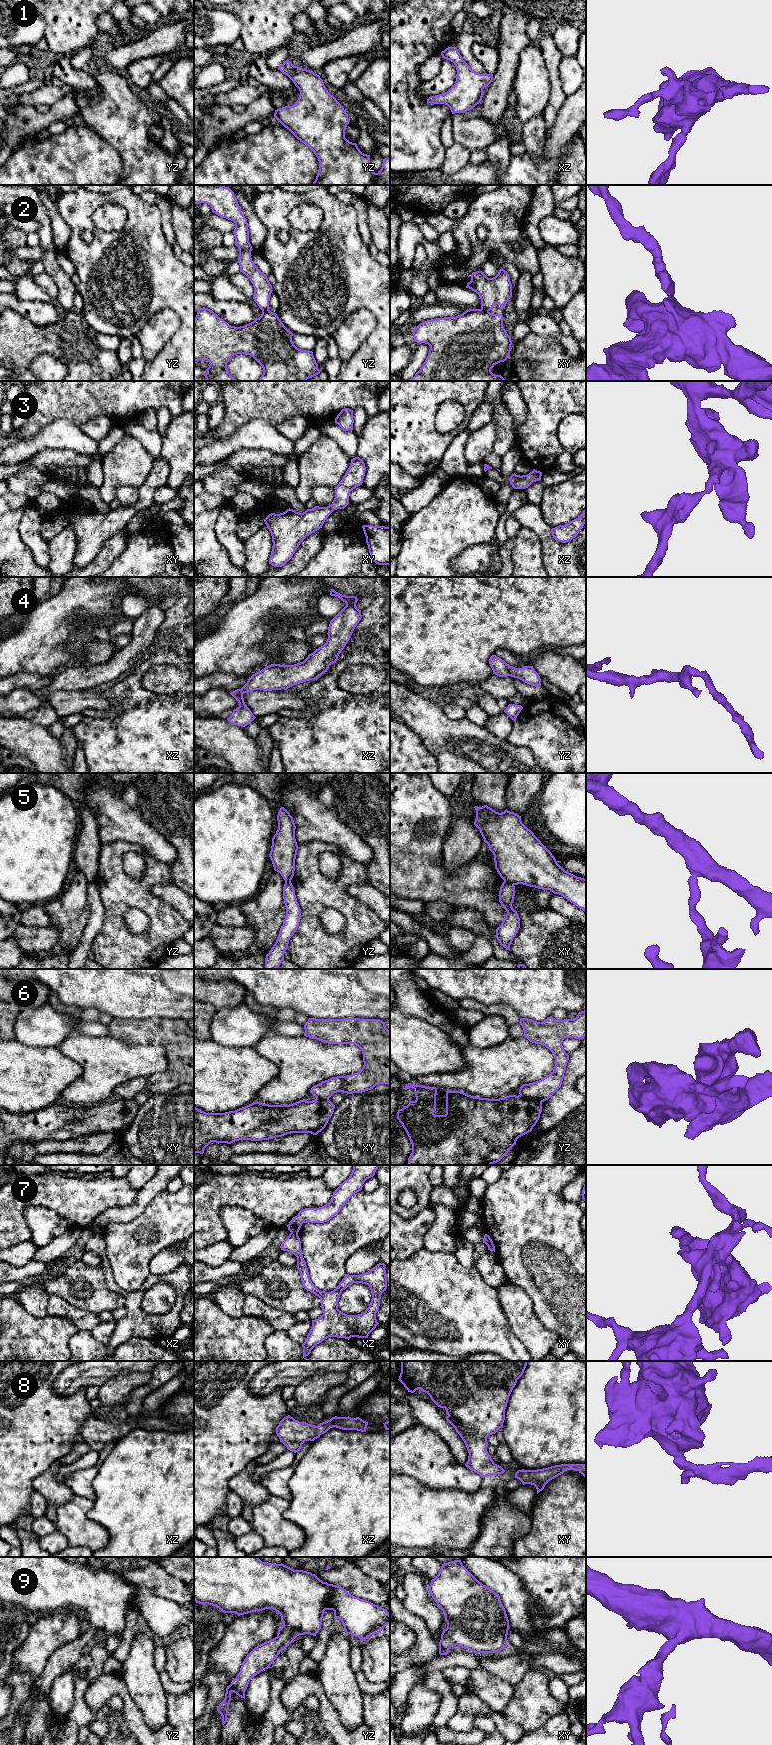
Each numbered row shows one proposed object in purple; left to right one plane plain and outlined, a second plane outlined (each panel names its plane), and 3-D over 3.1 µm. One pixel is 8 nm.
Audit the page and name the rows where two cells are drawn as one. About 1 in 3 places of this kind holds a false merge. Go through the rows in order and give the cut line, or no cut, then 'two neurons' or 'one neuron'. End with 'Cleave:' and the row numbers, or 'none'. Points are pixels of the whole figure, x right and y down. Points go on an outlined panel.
1: cut none; one neuron
2: cut none; one neuron
3: cut none; one neuron
4: cut none; one neuron
5: cut xy (504, 880), (513, 885); two neurons
6: cut yz (519, 1095), (541, 1102); two neurons
7: cut xz (291, 1232), (297, 1234); two neurons
8: cut none; one neuron
9: cut none; one neuron
Cleave: 5, 6, 7

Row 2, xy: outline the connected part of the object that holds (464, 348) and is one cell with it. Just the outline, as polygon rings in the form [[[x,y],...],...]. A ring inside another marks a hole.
[[[502,267],[493,278],[488,278],[482,271],[473,272],[471,281],[466,288],[476,292],[481,299],[480,309],[469,309],[456,317],[436,318],[420,323],[413,330],[414,340],[418,343],[425,343],[430,346],[428,356],[420,370],[414,377],[407,381],[505,381],[501,375],[495,375],[491,369],[498,363],[507,360],[511,351],[511,337],[503,327],[503,315],[492,314],[489,311],[495,304],[501,309],[512,297],[512,285],[509,274]]]

